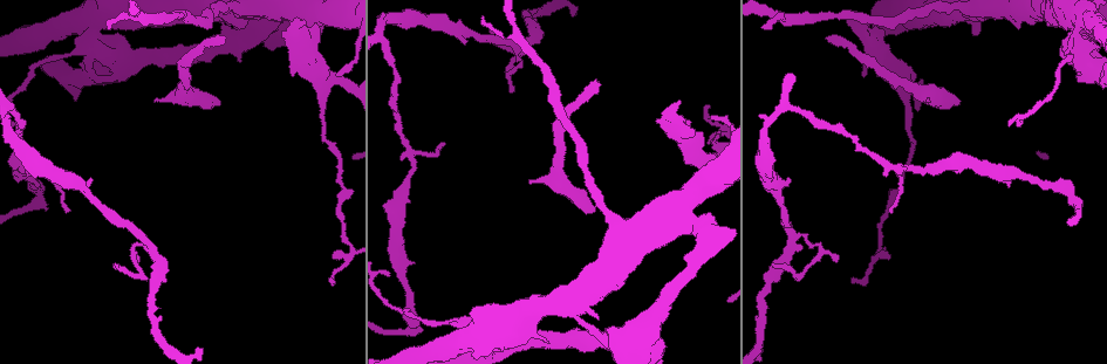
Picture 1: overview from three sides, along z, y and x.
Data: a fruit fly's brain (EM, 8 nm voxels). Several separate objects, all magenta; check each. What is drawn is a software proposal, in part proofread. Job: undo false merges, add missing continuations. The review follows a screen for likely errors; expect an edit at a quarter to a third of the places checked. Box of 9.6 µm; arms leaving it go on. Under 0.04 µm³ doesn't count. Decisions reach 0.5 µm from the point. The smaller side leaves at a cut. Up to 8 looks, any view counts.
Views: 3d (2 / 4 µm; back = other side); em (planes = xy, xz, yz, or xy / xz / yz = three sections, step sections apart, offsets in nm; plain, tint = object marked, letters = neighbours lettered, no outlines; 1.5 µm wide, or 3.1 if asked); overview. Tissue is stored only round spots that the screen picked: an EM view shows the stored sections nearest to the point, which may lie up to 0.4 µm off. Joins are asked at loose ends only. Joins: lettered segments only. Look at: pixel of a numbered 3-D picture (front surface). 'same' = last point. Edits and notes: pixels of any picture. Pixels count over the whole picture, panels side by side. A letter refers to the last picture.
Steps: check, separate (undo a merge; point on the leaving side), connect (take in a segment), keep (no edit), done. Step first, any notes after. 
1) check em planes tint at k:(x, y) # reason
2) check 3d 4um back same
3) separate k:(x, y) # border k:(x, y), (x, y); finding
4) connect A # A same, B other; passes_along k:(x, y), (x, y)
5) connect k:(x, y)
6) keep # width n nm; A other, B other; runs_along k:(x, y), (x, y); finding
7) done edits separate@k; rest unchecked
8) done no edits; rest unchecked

check 3d 4um at 1:(38, 202) # abrupt turn

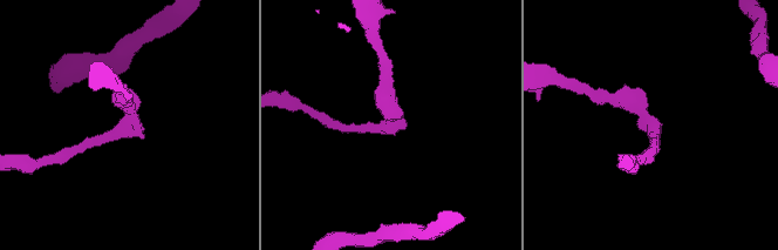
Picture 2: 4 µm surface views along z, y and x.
check em xz step 4 tint at 2:(128, 124) # arm_widths 170, 220 nm; now the EM

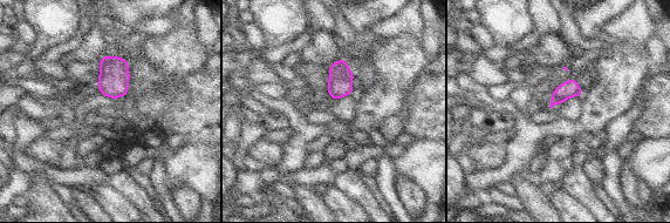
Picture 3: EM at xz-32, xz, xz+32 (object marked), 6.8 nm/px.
check em planes letters same

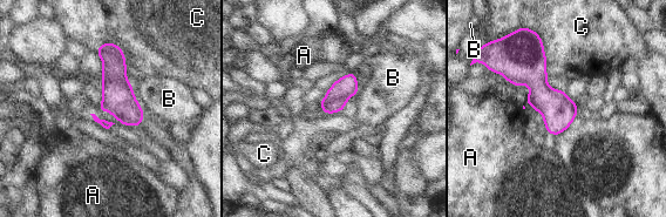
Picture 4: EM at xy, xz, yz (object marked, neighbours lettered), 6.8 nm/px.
keep # longest_contact C 340 nm; A other, B other, C other; border 4:(130, 83), (135, 100), (144, 114); continuous, no second neuron

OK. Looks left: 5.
check em planes letters at 1:(219, 106) # branch stops here

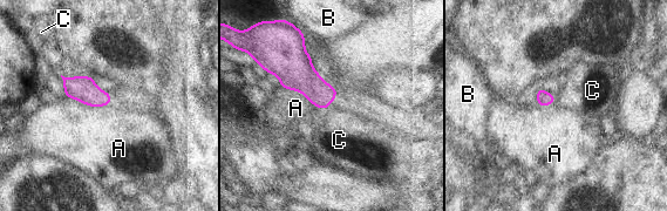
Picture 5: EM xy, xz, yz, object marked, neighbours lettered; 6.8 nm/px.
keep # longest_contact A 340 nm; A other, B other, C other; no lettered segment goes on from it

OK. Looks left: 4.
check em planes letters at 1:(598, 86) # free end

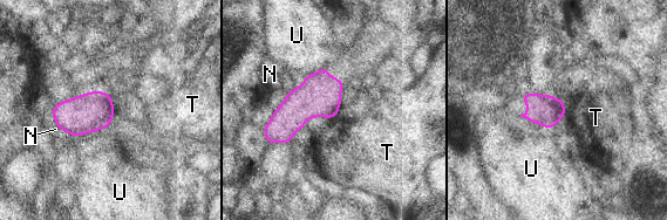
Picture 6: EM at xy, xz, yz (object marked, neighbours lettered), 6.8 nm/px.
keep # N other, T other, U other; border 6:(108, 126), (74, 137); no lettered segment goes on from it

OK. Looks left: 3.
done no edits; rest unchecked

